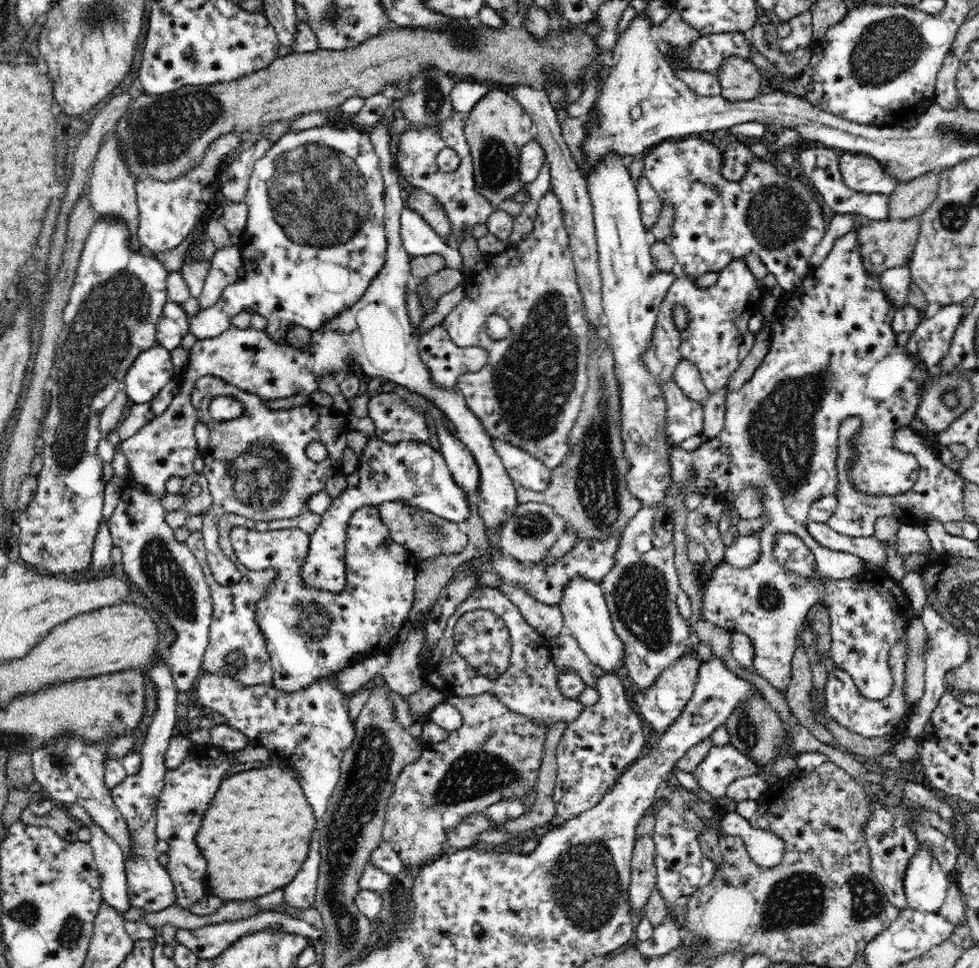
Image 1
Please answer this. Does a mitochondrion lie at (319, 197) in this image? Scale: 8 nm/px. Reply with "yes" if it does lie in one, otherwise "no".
yes

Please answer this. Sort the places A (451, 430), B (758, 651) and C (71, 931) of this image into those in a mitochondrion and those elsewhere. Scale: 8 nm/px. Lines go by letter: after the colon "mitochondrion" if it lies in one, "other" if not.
A: other
B: other
C: mitochondrion

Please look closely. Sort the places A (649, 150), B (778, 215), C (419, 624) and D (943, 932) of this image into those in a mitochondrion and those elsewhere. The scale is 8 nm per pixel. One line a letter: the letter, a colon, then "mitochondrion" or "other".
A: other
B: mitochondrion
C: other
D: other

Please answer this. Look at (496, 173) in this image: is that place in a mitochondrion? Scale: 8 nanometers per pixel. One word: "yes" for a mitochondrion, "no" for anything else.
yes

